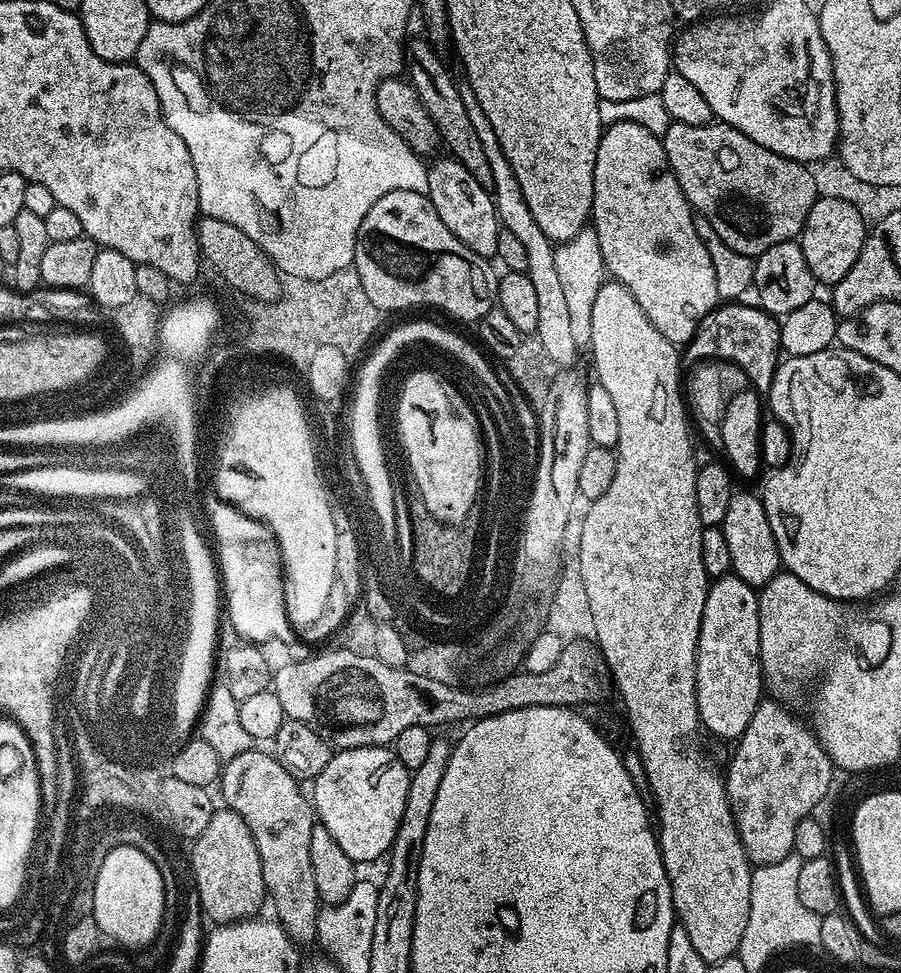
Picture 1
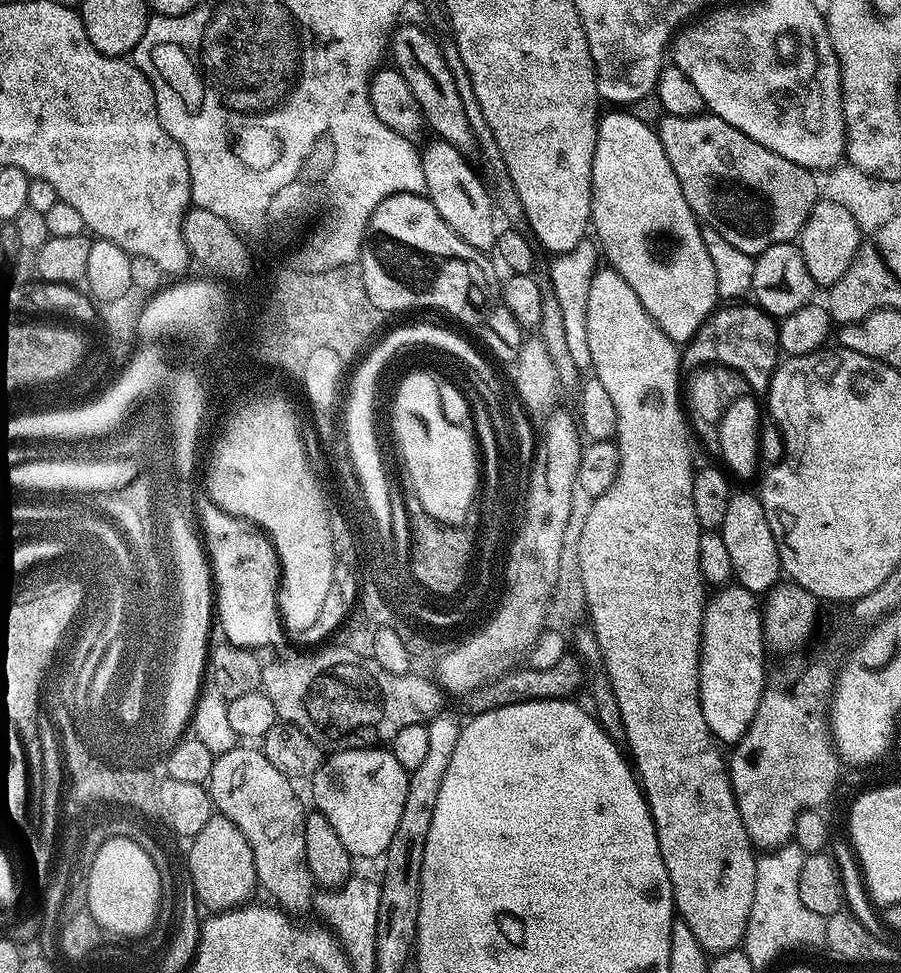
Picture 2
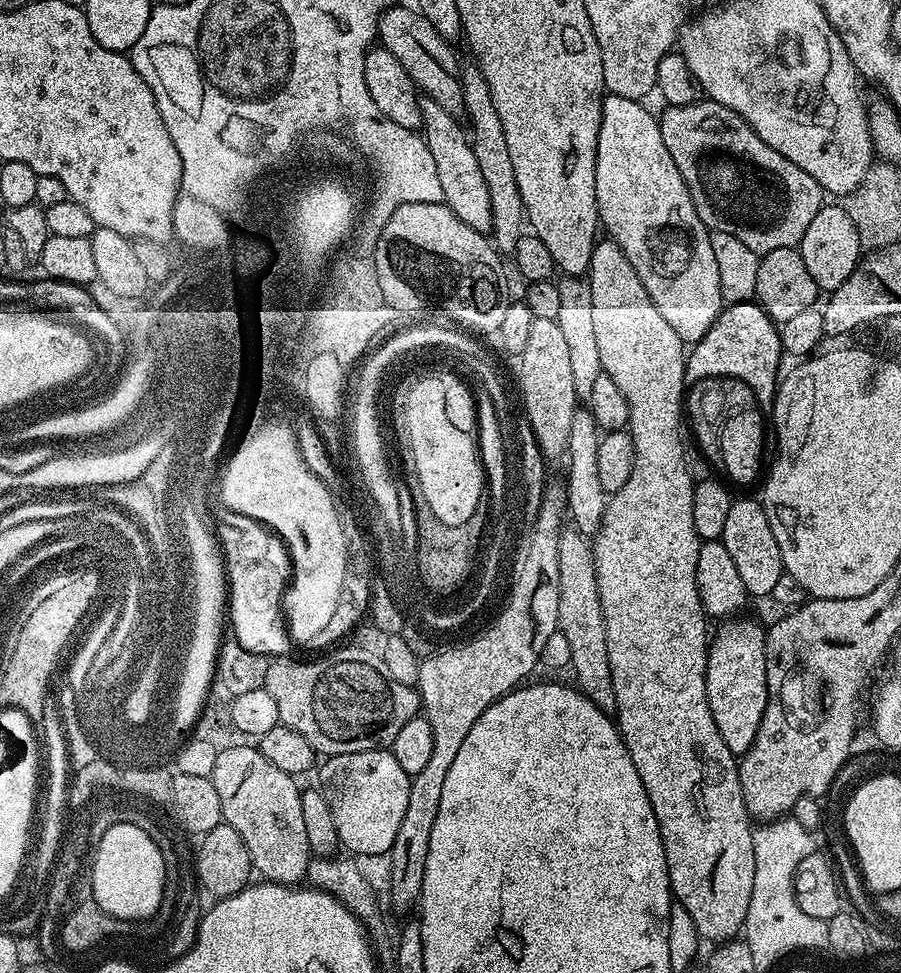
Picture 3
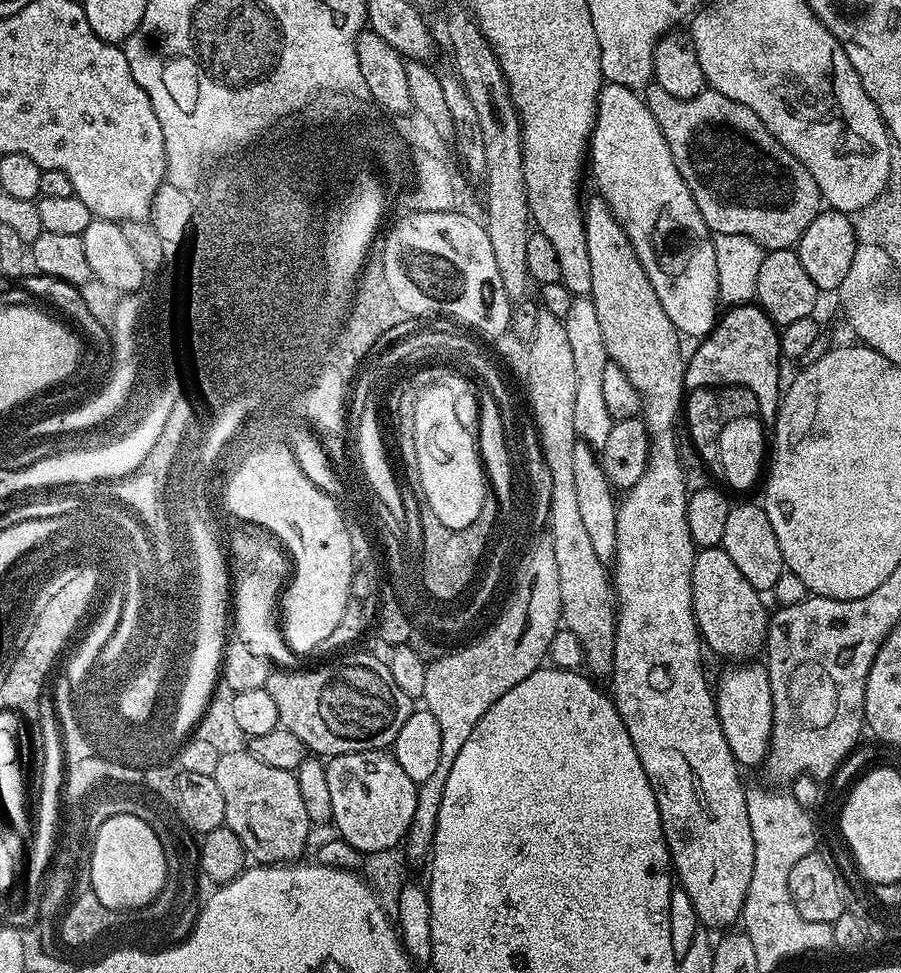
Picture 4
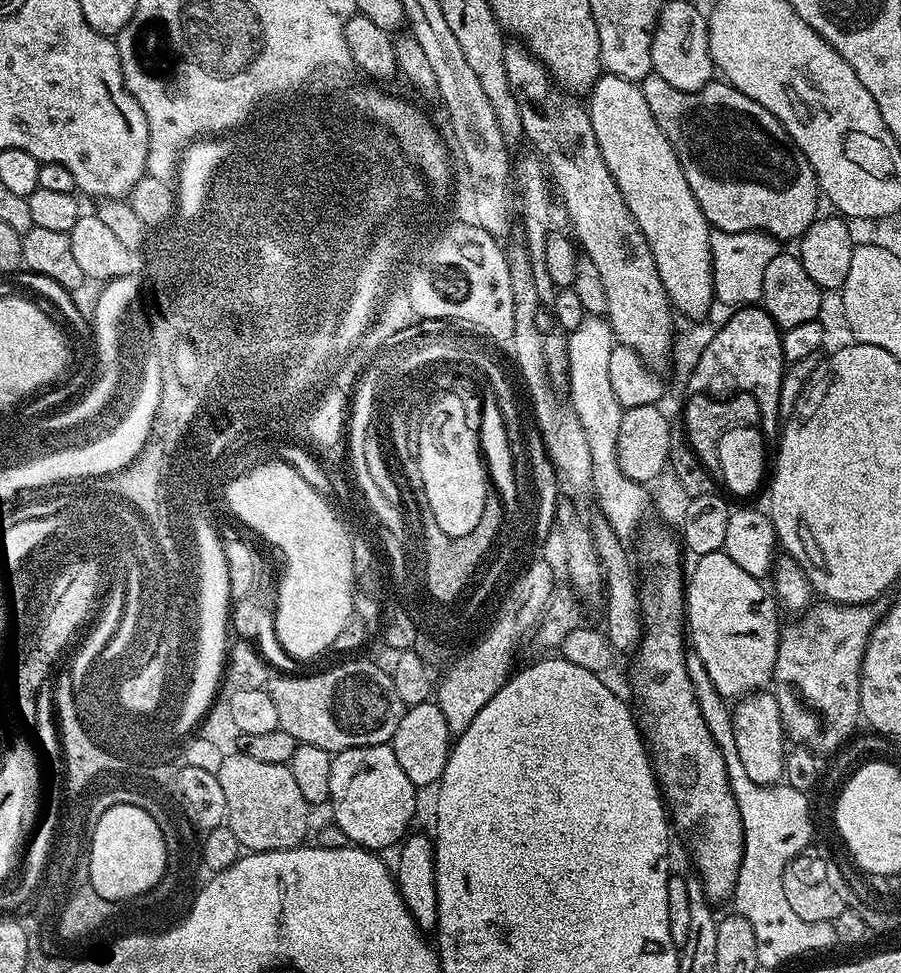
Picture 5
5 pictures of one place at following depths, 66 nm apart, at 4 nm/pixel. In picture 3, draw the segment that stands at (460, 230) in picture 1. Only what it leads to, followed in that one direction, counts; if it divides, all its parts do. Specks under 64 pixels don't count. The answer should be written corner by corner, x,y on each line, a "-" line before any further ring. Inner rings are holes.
421,95
419,102
420,113
424,119
422,132
428,141
430,155
434,157
444,203
457,218
466,222
466,226
470,226
475,232
491,233
490,192
487,190
481,167
478,166
478,158
475,157
469,137
466,135
465,125
463,124
463,128
458,124
453,113
442,110
442,106
438,106
438,102
434,102
429,96

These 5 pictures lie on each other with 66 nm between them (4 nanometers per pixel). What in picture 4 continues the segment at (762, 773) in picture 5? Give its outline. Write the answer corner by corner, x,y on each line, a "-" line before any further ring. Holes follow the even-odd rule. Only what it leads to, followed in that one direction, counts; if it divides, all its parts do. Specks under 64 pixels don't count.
740,662
732,668
720,680
720,689
715,689
716,713
718,722
722,726
722,734
726,738
726,746
730,746
730,752
734,754
736,763
745,769
763,765
768,759
768,747
770,746
770,734
772,733
772,695
770,694
770,678
767,667
763,663

